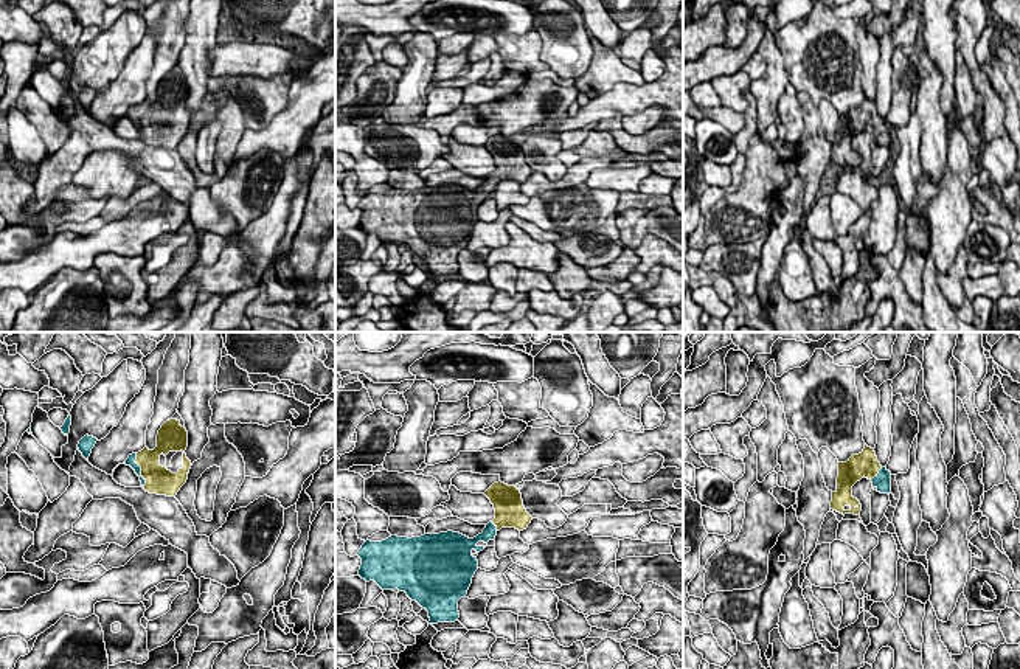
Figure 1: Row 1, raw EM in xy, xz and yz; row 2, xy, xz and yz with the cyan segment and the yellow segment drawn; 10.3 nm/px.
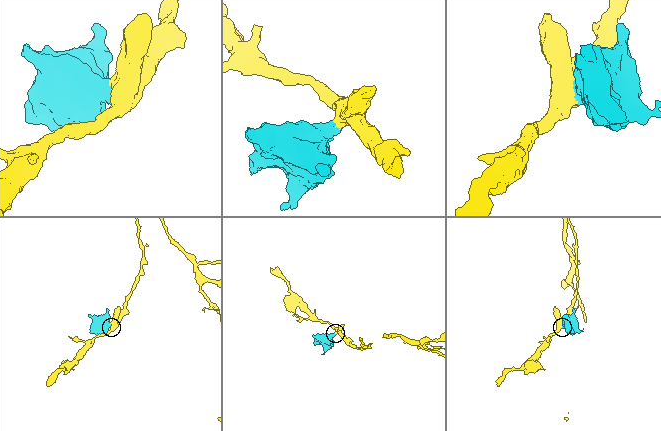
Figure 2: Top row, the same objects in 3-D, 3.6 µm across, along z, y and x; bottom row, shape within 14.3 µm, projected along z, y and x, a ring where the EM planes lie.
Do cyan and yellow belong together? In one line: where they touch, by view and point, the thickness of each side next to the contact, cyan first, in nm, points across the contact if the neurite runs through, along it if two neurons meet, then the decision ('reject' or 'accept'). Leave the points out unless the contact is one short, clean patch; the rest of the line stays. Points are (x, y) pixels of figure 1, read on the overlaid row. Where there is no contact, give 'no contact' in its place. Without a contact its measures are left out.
xy (140, 471) | 100/280 nm | across xy (131, 461), (140, 471), (148, 471), (159, 480) | accept

